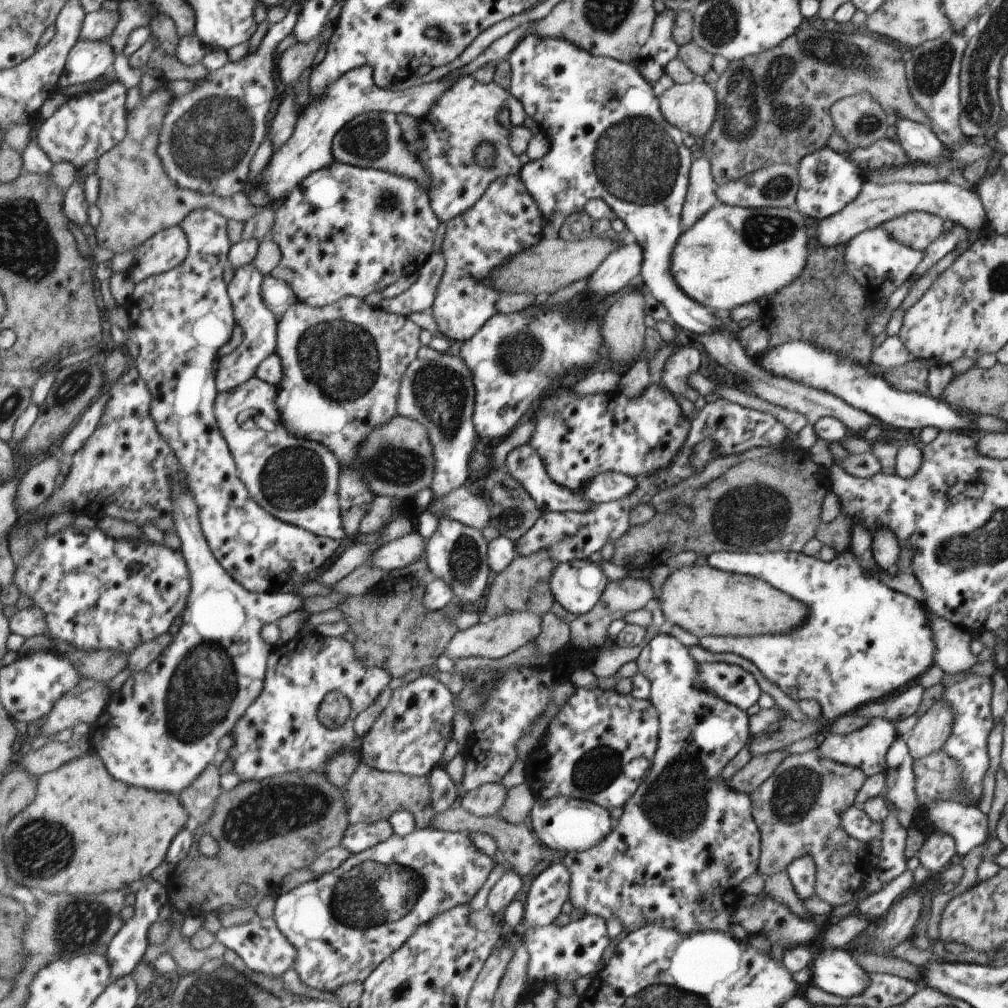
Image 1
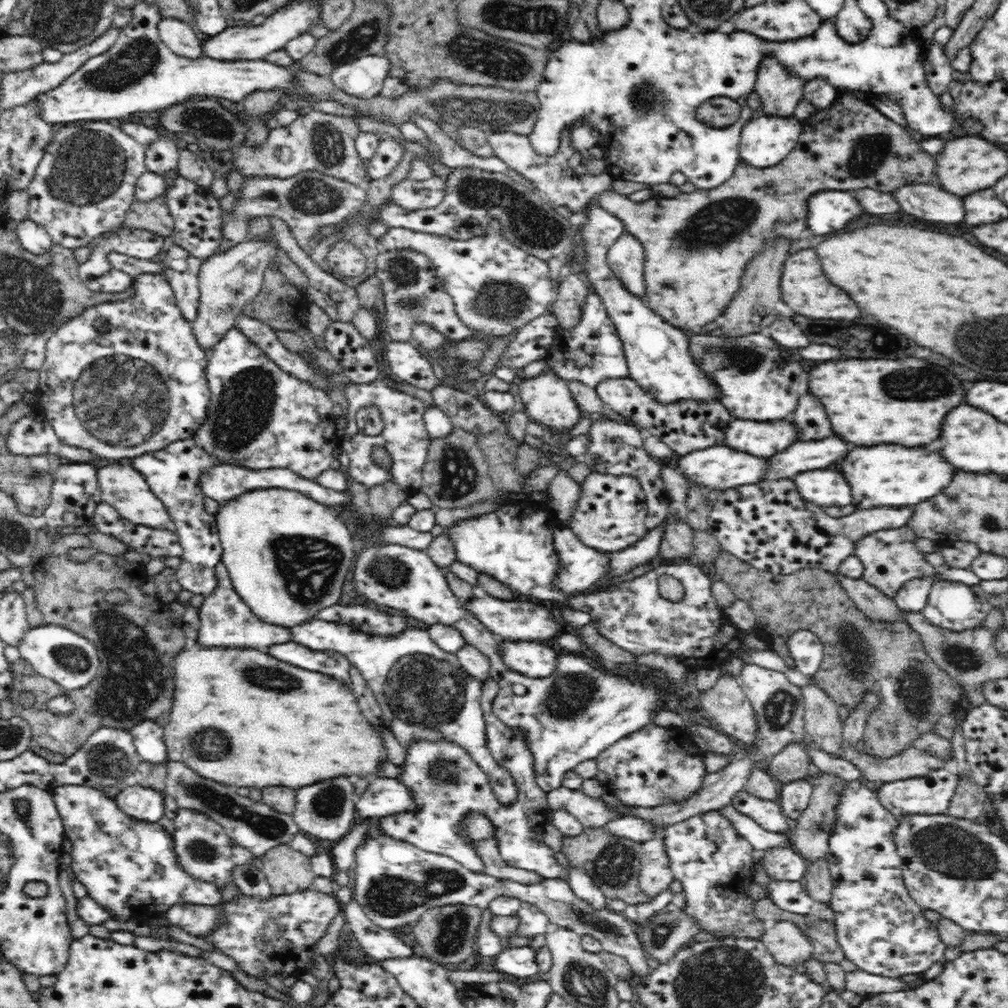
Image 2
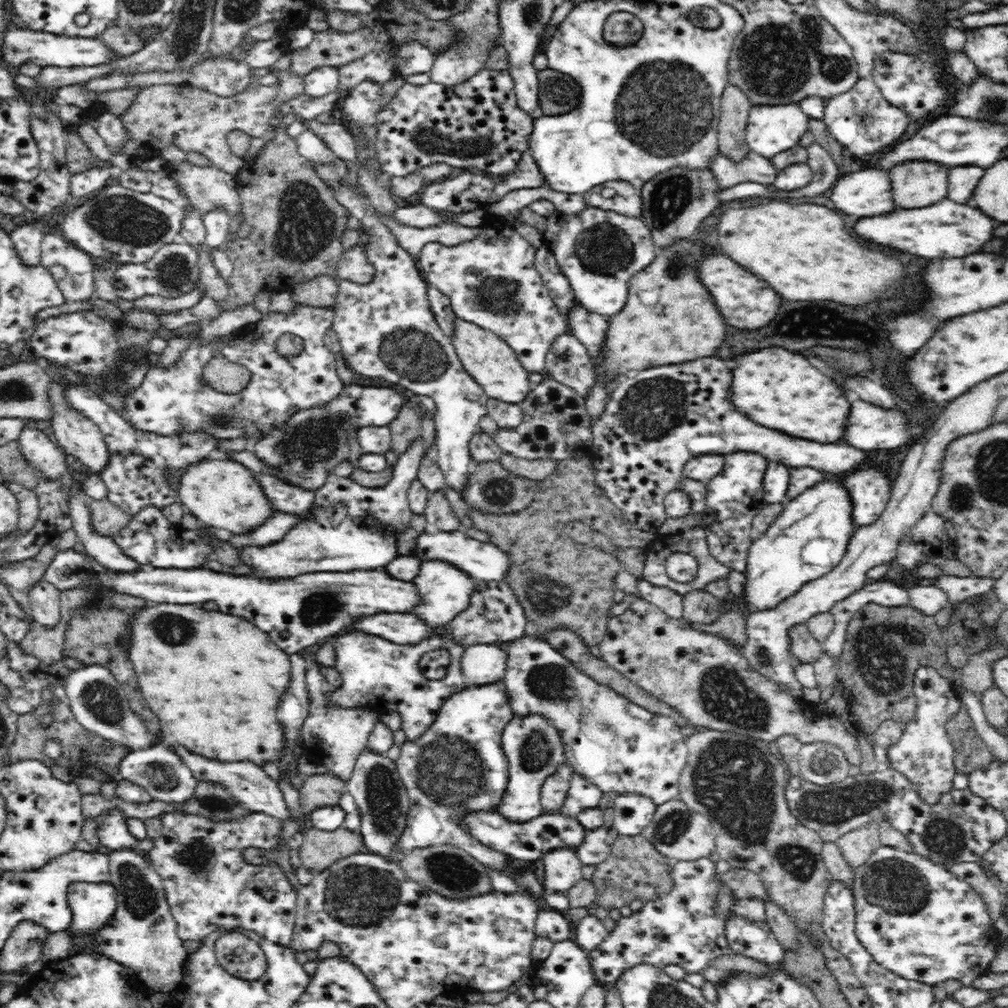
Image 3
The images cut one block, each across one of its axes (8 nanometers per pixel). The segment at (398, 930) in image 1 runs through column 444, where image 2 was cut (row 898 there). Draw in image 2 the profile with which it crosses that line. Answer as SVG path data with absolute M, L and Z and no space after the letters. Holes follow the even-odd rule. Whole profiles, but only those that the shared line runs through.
M860 779L845 781L843 788L839 791L839 804L834 808L834 815L836 815L836 822L830 830L828 836L828 852L824 857L827 860L830 877L832 877L831 899L829 900L829 907L832 908L835 919L835 932L841 950L845 954L845 958L851 960L858 969L865 970L870 974L877 974L878 976L888 976L890 978L898 978L904 974L921 975L932 966L944 959L944 950L946 945L944 941L939 938L939 932L933 922L928 921L923 915L919 905L912 899L911 893L907 891L906 884L904 884L902 860L898 854L896 843L893 839L893 830L897 827L898 818L894 816L886 807L882 806L880 800L877 799L877 794L869 790Z

